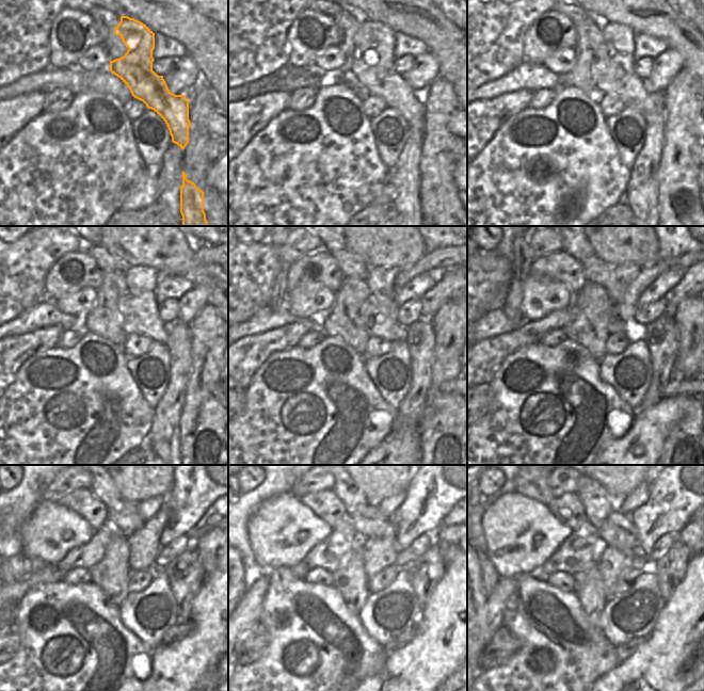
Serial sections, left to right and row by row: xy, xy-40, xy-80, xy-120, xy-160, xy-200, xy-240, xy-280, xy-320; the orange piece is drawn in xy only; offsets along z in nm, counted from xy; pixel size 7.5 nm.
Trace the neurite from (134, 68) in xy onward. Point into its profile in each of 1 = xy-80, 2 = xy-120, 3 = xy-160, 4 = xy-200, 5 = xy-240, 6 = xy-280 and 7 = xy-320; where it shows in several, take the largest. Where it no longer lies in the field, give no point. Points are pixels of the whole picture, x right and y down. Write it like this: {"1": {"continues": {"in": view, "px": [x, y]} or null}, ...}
{"1": {"continues": {"in": "xy-80", "px": [613, 70]}}, "2": {"continues": {"in": "xy-120", "px": [139, 307]}}, "3": {"continues": {"in": "xy-160", "px": [380, 311]}}, "4": {"continues": {"in": "xy-200", "px": [623, 274]}}, "5": {"continues": {"in": "xy-240", "px": [147, 509]}}, "6": {"continues": {"in": "xy-280", "px": [389, 505]}}, "7": {"continues": {"in": "xy-320", "px": [639, 497]}}}

